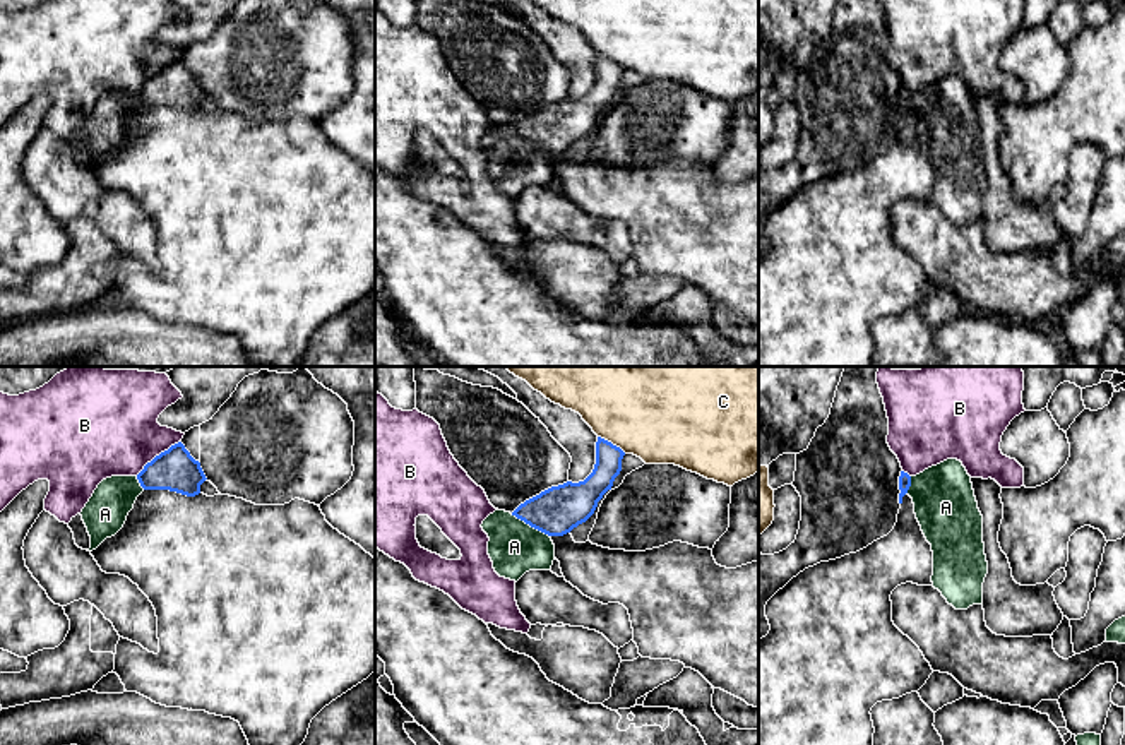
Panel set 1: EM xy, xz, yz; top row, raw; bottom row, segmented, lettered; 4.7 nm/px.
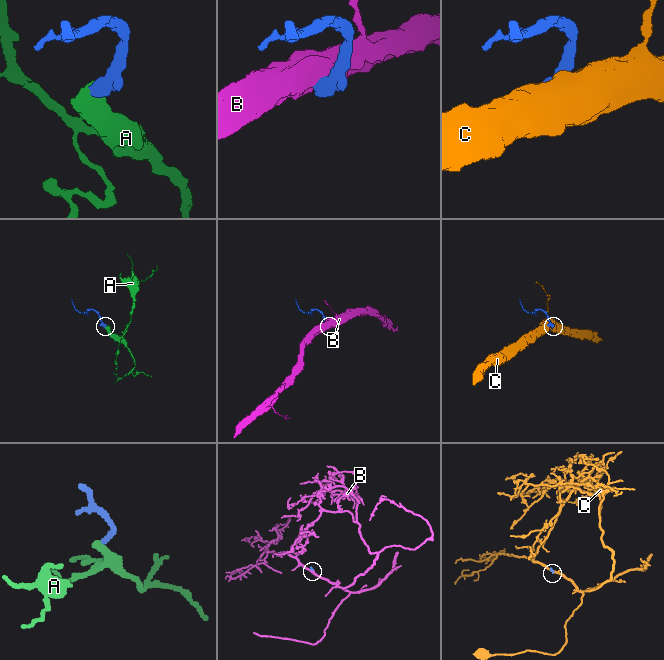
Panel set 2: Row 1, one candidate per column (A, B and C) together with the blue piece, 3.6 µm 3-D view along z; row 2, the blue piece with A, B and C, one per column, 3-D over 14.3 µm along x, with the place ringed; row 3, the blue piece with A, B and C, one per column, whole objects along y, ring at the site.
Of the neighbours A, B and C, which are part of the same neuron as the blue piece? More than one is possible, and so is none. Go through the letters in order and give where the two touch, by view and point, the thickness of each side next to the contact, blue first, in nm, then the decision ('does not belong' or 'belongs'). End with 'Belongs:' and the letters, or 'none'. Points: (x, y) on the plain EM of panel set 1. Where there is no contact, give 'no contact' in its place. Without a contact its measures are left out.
A: xz (529, 141) | 220/240 nm | belongs
B: xy (160, 71) | 200/420 nm | does not belong
C: xz (610, 59) | 130/380 nm | does not belong
Belongs: A

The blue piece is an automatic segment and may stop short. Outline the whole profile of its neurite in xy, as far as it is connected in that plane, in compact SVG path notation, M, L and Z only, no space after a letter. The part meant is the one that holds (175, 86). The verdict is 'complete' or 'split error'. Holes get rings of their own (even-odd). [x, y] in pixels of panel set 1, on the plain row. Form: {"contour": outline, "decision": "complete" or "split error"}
{"contour": "M182 58L156 72L137 92L103 96L80 128L91 152L89 168L123 144L144 106L170 106L195 113L205 96L200 79L190 72Z", "decision": "split error"}

